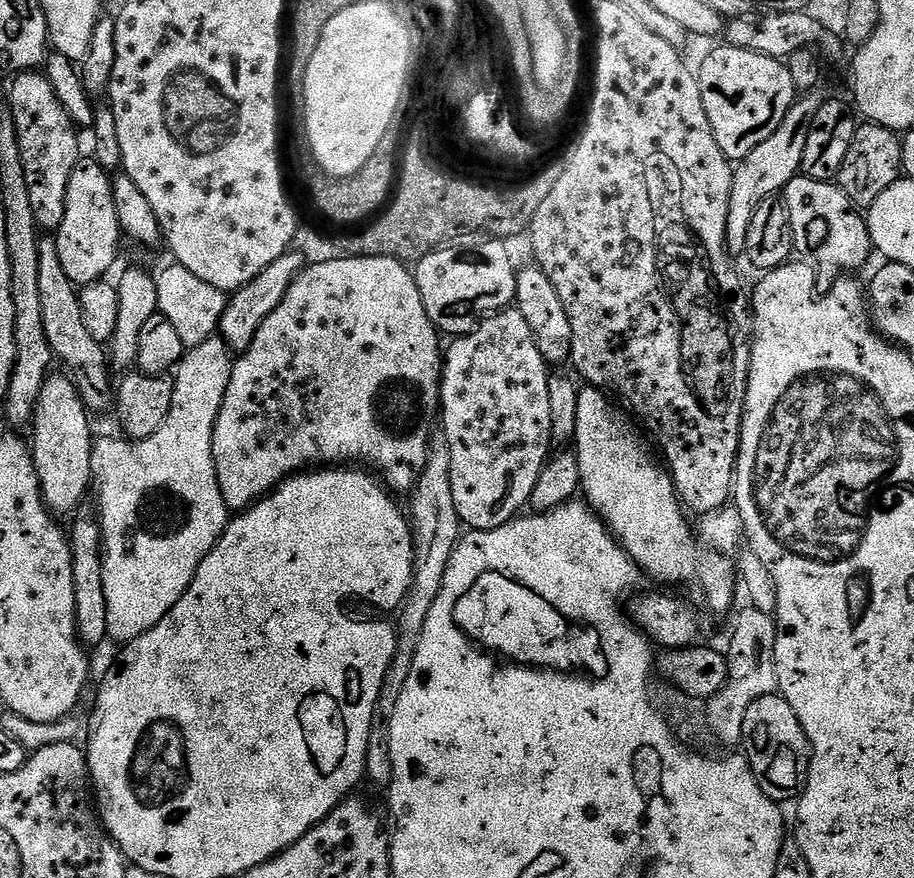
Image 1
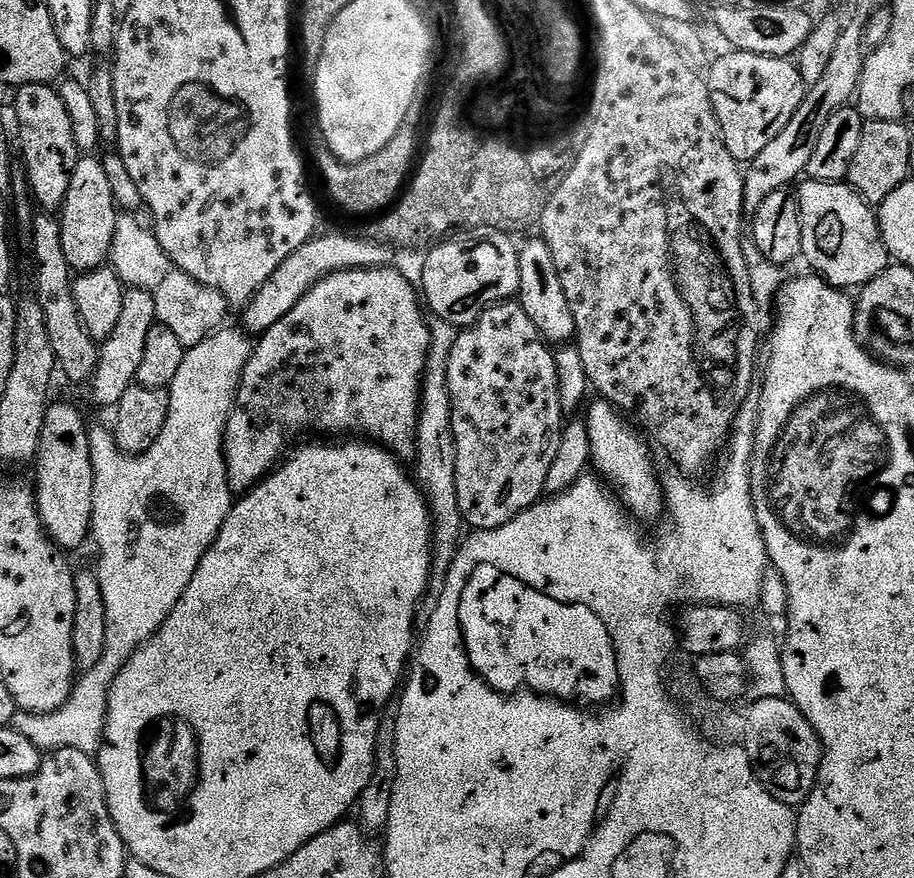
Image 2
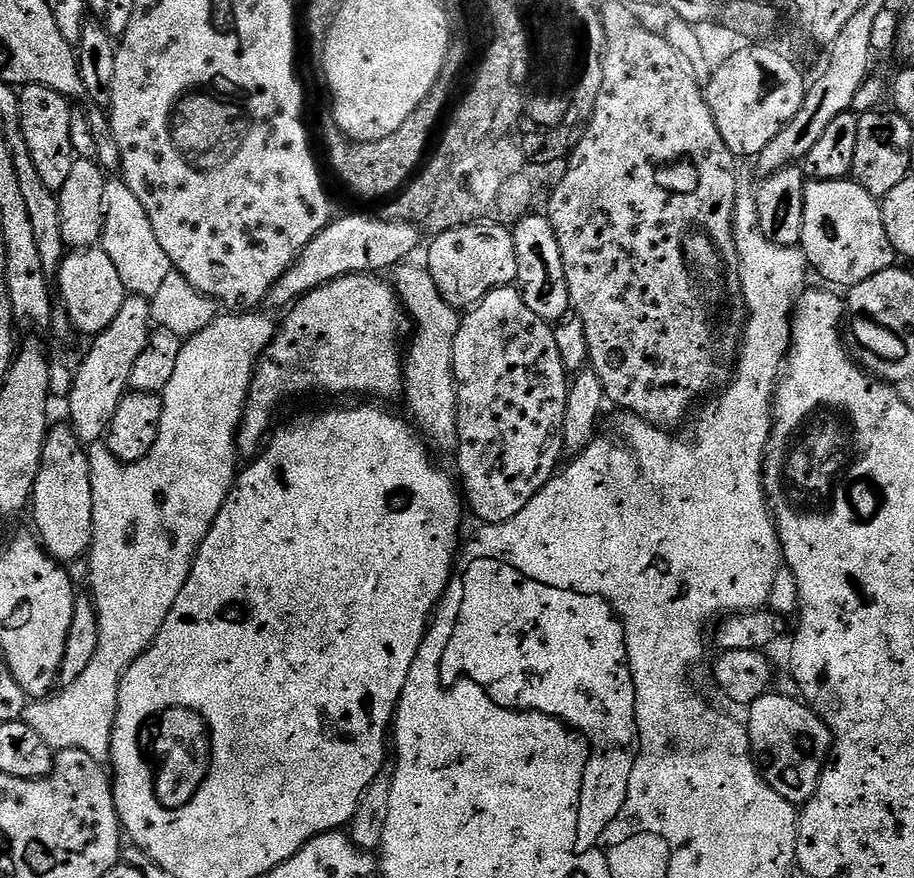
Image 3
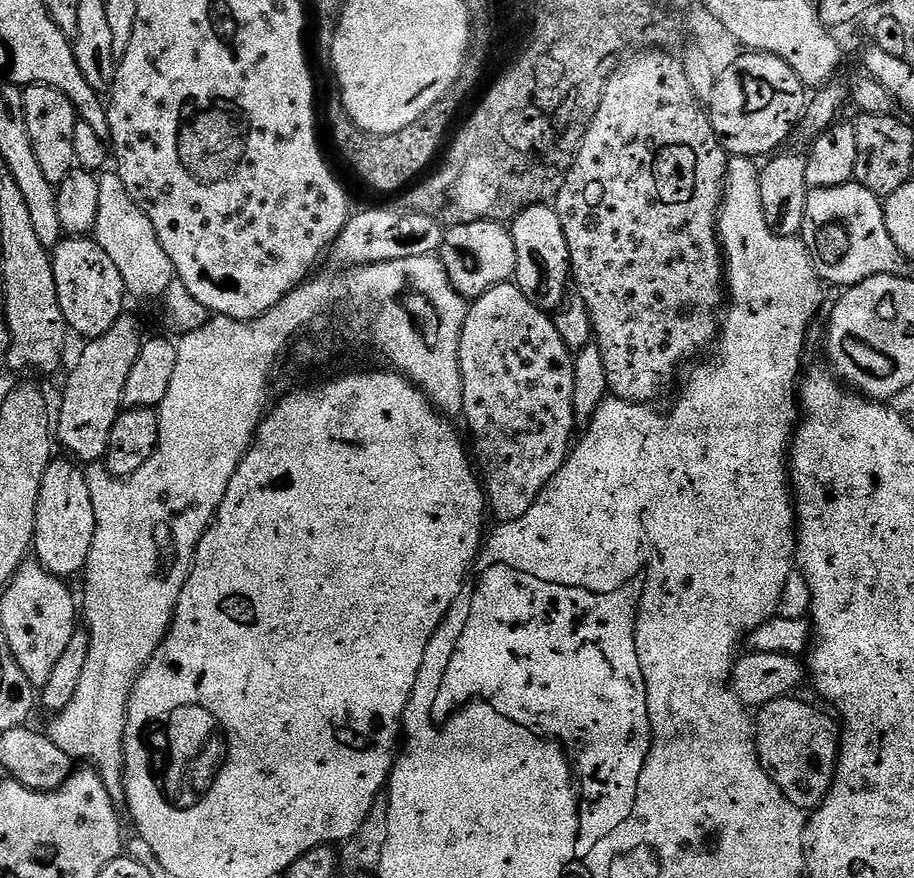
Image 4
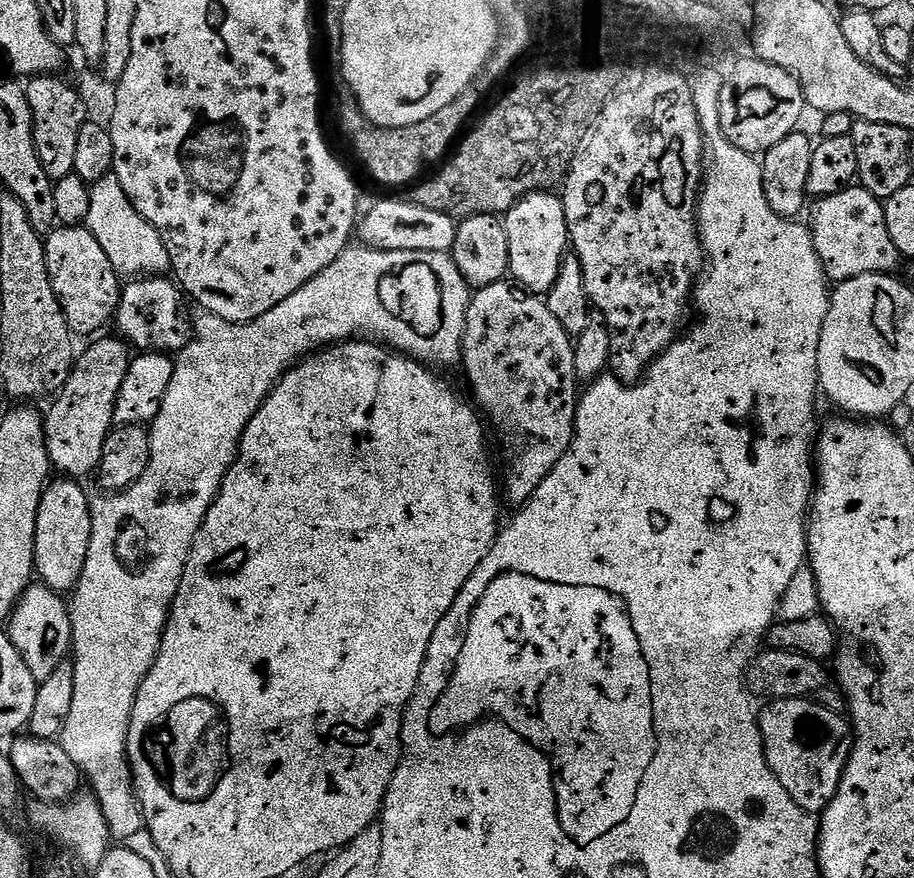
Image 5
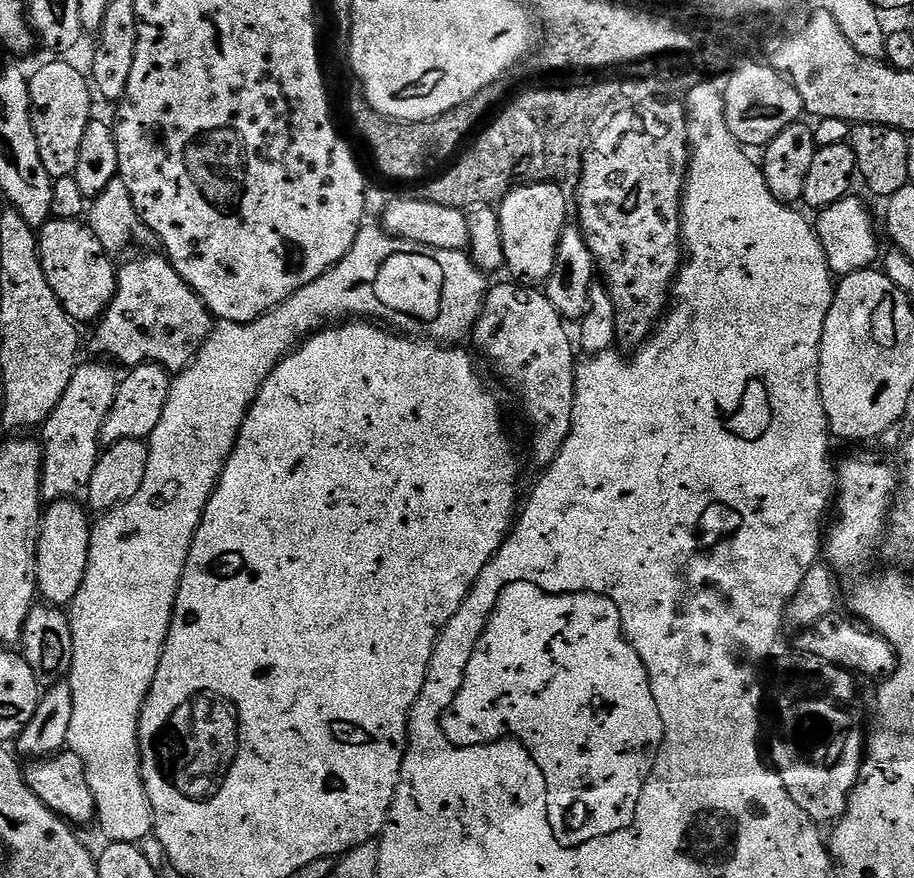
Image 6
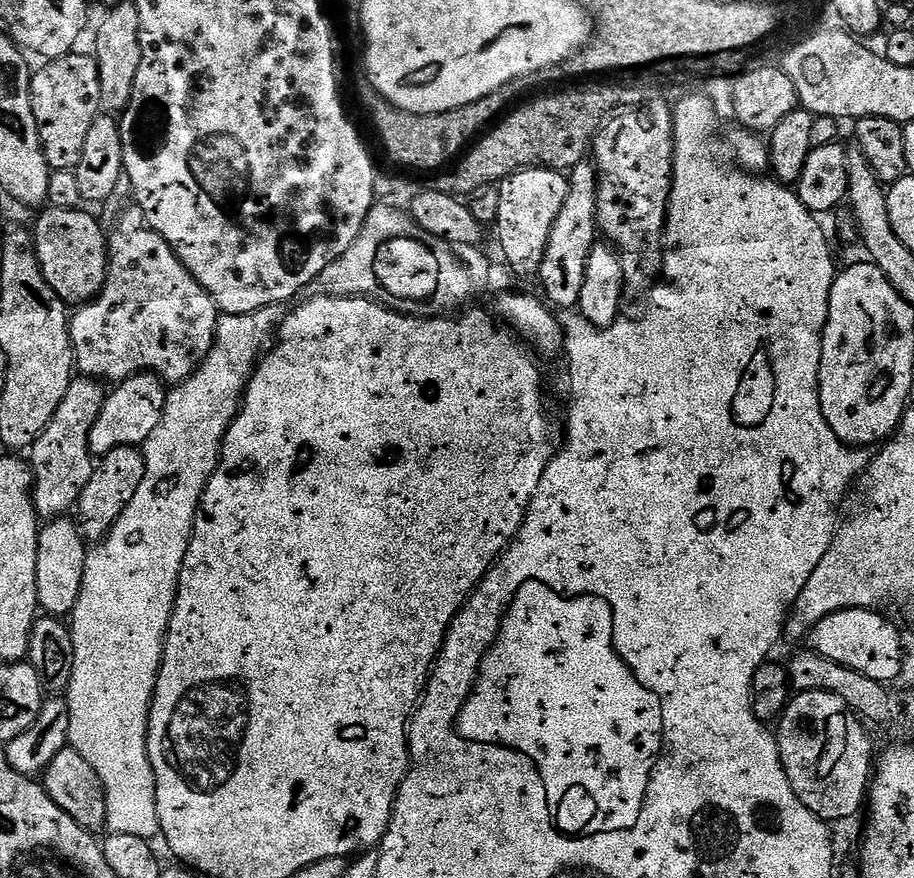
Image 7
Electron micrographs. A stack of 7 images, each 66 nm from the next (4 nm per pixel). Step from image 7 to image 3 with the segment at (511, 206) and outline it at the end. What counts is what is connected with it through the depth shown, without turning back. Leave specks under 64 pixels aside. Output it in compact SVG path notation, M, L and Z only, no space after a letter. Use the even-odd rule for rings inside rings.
M533 214L523 216L511 233L518 262L515 287L519 288L521 298L534 314L538 314L538 318L549 322L563 321L569 315L572 303L566 286L566 266L562 266L562 250L558 250L554 226L547 215Z

